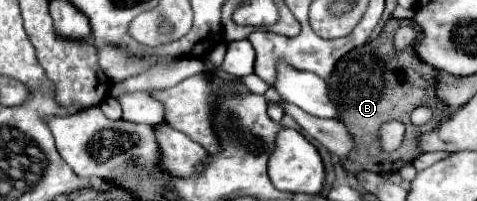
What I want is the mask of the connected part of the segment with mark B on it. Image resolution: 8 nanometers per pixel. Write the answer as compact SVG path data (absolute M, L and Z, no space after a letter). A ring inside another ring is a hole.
M391 19L383 31L383 35L363 47L357 47L353 49L351 53L347 53L335 67L333 75L327 79L329 83L329 91L331 91L331 101L337 103L337 107L341 109L341 121L347 125L347 129L351 131L353 139L355 139L355 151L347 157L347 165L345 161L343 163L343 169L349 171L349 173L359 173L359 171L373 171L373 173L383 173L383 175L393 175L397 173L403 165L415 161L415 157L419 157L423 151L419 149L419 135L435 129L439 123L443 123L447 119L447 111L445 111L445 105L437 99L437 79L435 79L435 69L431 65L427 65L425 61L419 59L419 55L415 55L413 51L407 51L407 53L401 53L395 49L393 45L393 33L397 29L397 19ZM421 105L429 105L433 109L433 121L425 127L413 127L415 131L409 135L409 129L407 129L407 137L403 139L401 147L393 153L387 153L383 151L381 147L381 141L379 141L379 129L383 123L387 121L401 121L405 125L409 125L409 115L413 109L421 107Z

